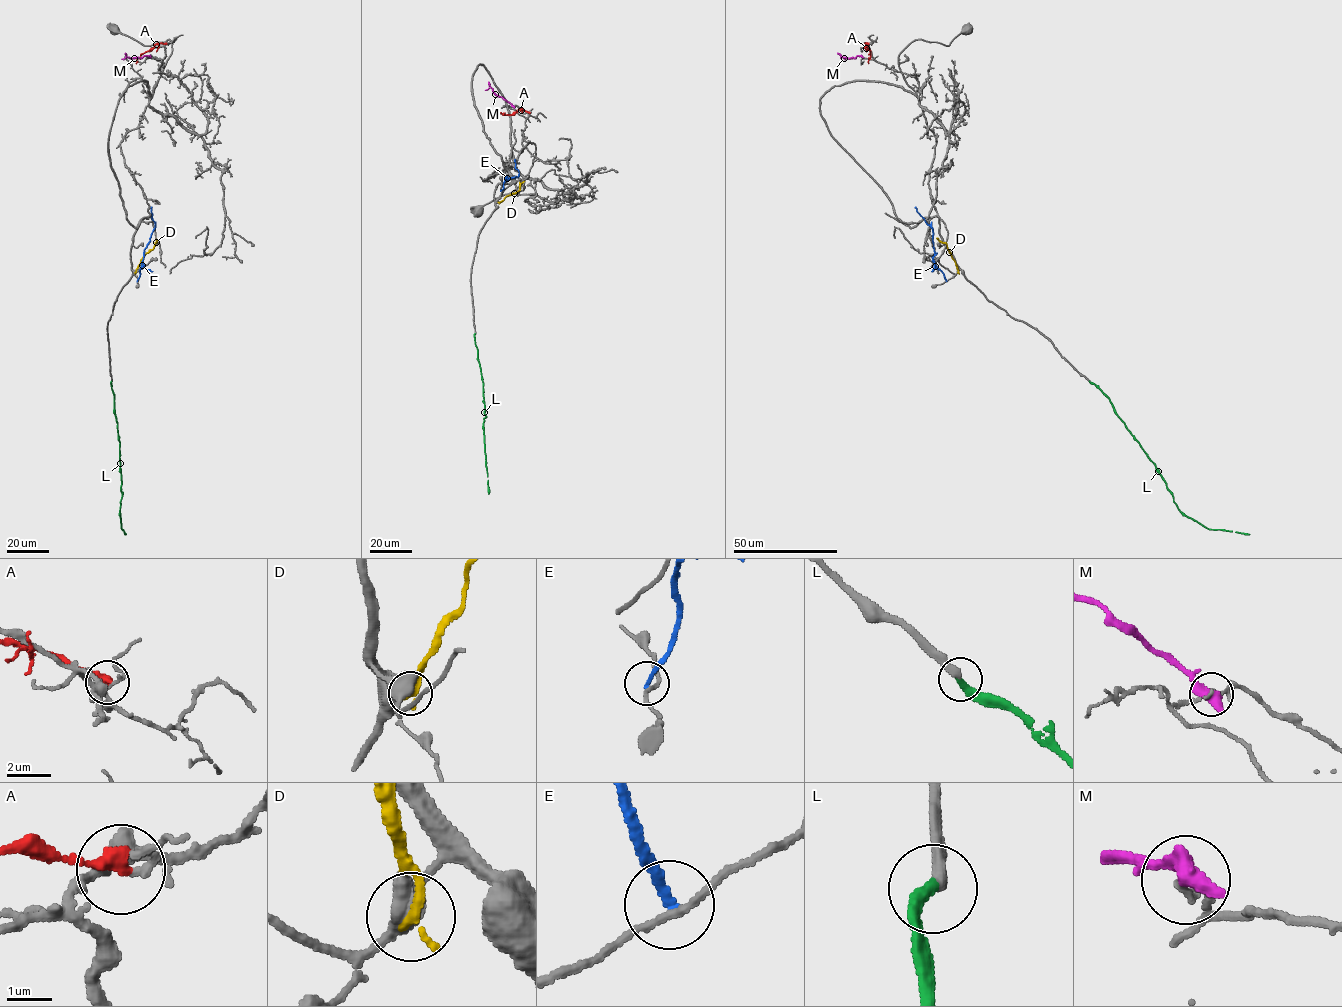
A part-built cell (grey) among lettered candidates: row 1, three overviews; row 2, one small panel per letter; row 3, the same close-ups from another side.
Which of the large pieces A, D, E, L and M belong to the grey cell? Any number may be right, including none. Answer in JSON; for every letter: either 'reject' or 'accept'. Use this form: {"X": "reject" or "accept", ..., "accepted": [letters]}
{"A": "reject", "D": "reject", "E": "reject", "L": "accept", "M": "reject", "accepted": ["L"]}

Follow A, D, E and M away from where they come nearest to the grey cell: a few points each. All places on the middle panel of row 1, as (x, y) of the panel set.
A: (529, 113), (520, 109), (511, 114), (499, 113)
D: (498, 202), (515, 193), (524, 181)
E: (500, 190), (506, 177), (518, 176), (514, 159)
M: (513, 106), (494, 93), (488, 81)

